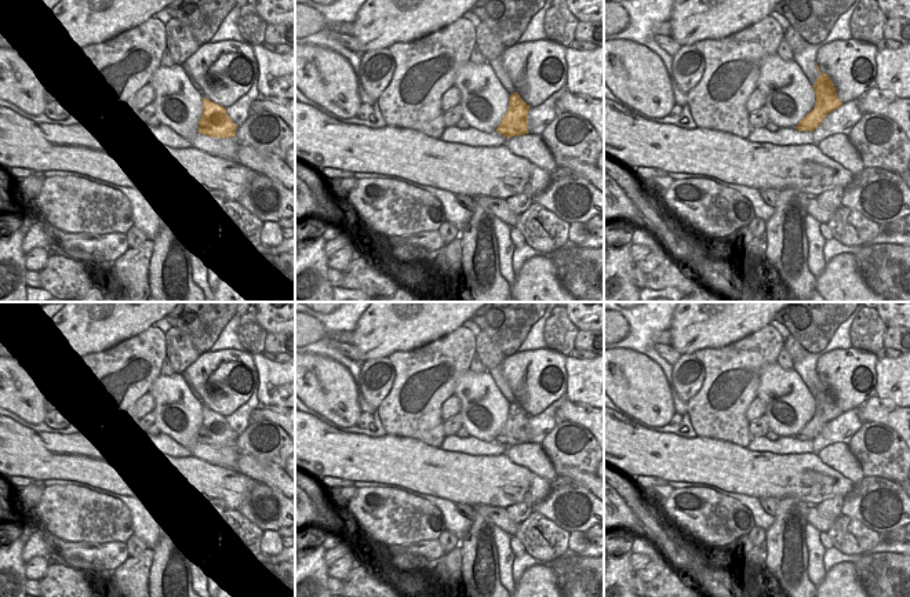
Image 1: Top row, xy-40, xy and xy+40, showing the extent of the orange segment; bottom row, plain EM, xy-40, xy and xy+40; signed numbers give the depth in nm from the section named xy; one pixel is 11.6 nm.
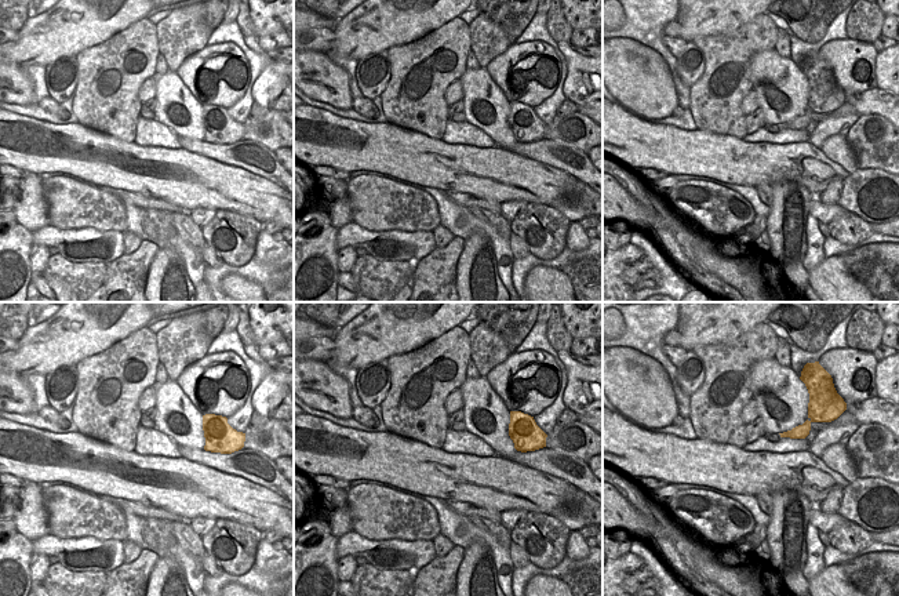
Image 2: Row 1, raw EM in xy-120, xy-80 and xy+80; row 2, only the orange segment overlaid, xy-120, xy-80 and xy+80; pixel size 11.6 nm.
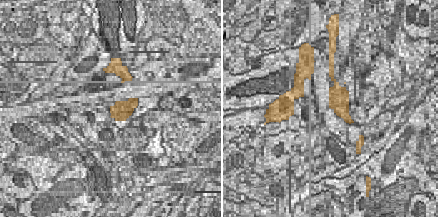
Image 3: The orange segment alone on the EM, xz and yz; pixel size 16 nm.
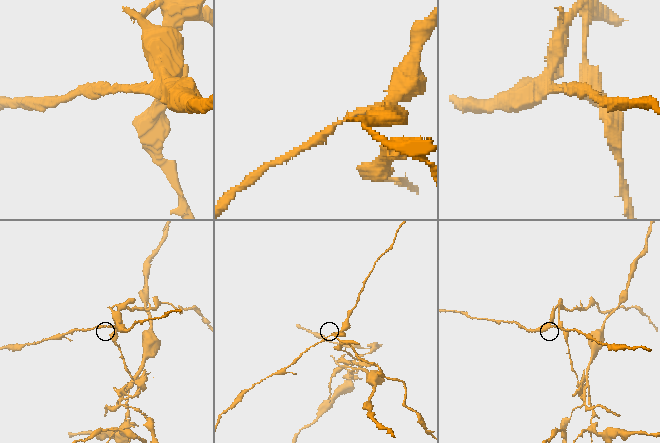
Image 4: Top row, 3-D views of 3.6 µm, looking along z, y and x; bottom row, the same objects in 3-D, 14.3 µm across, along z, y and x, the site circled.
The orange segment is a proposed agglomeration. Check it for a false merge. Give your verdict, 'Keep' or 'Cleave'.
Cleave.

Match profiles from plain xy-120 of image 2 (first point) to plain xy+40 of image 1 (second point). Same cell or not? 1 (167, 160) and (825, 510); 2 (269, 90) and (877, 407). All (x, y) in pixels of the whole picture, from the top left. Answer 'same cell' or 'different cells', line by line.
1: different cells
2: different cells

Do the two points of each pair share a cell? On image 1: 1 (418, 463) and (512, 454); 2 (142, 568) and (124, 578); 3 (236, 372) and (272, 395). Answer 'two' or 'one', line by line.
1: two
2: one
3: two

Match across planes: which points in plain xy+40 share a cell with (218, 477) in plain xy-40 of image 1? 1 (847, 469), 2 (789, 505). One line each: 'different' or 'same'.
1: different
2: different

